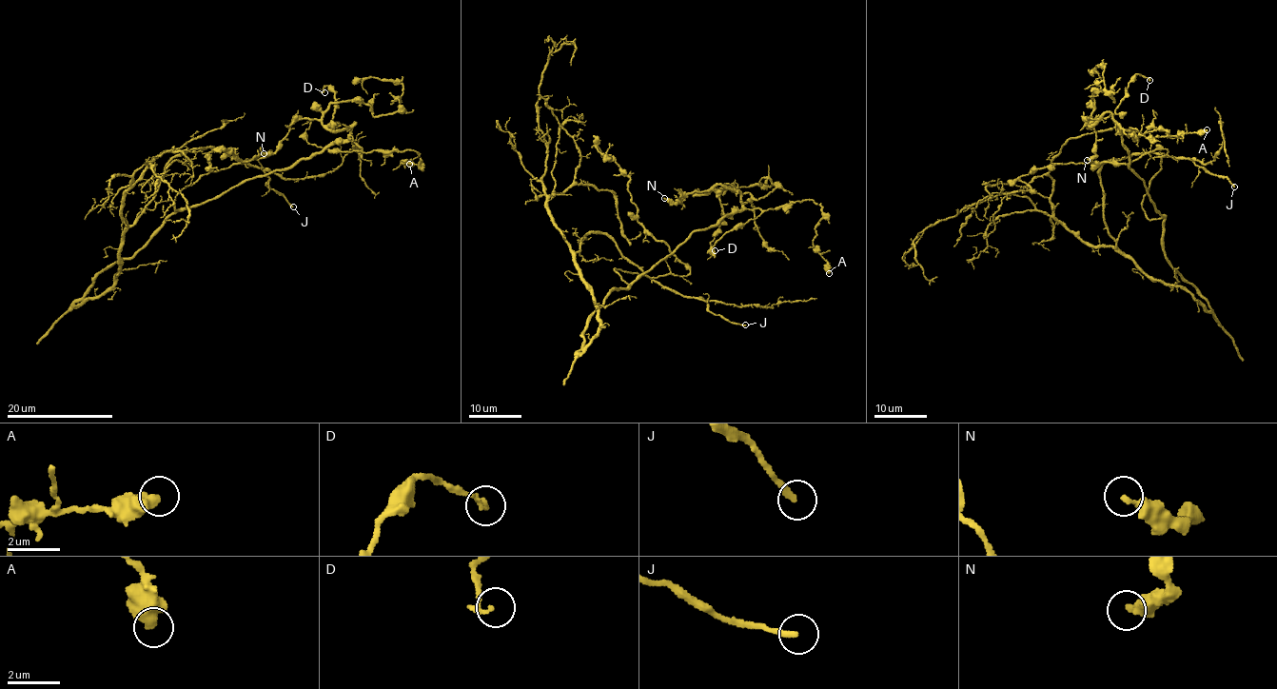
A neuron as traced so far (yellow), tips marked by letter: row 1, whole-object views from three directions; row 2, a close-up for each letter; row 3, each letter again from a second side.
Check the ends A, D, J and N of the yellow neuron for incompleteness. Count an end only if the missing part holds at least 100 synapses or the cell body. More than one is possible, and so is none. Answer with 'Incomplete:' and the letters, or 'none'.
Incomplete: none

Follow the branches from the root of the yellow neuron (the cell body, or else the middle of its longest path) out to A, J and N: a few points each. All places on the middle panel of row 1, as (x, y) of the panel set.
A: (586, 330), (610, 291), (629, 288), (694, 231), (747, 208), (819, 205), (814, 246), (829, 273)
J: (586, 330), (584, 346), (599, 323), (575, 255), (589, 231), (608, 234), (649, 277), (745, 324)
N: (586, 330), (610, 291), (629, 288), (694, 231), (742, 208), (738, 192), (721, 185), (680, 203), (664, 198)

